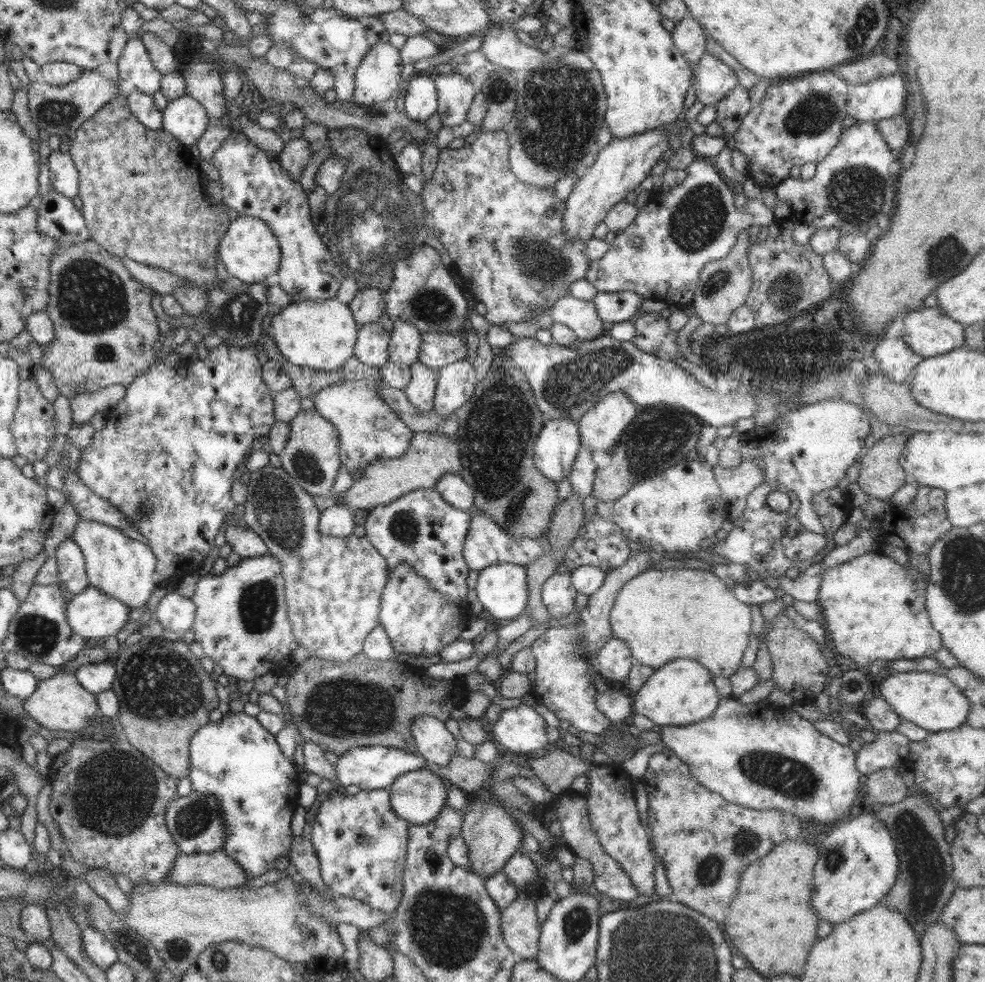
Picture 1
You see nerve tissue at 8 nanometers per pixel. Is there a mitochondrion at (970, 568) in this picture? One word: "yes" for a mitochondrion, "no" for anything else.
yes

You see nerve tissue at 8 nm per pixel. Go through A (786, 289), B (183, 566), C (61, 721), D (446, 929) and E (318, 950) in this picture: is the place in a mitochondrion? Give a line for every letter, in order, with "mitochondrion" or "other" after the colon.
A: mitochondrion
B: other
C: other
D: mitochondrion
E: other

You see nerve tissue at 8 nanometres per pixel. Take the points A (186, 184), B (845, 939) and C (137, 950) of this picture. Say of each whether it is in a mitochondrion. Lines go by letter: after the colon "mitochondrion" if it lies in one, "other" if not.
A: other
B: other
C: mitochondrion

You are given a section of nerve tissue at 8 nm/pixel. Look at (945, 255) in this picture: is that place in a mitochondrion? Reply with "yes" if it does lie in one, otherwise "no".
yes

